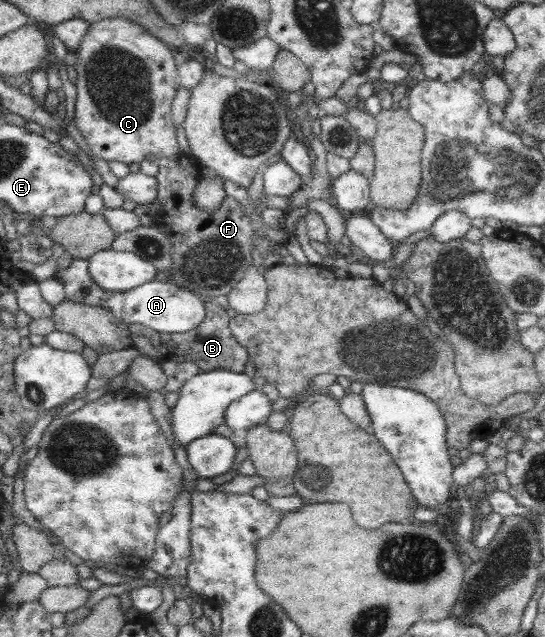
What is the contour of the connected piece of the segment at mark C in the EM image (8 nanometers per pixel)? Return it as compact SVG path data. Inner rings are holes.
M113 17L94 22L89 28L87 35L82 40L82 44L76 53L77 61L75 69L78 74L76 77L76 103L75 103L75 118L76 126L80 130L80 134L90 147L90 152L94 158L102 158L105 161L119 160L127 164L140 164L149 158L149 156L169 157L180 154L179 142L177 142L177 126L173 120L172 104L176 100L177 92L181 88L180 81L180 66L176 62L177 50L162 41L160 37L155 36L145 25L135 23L135 21L125 17Z

